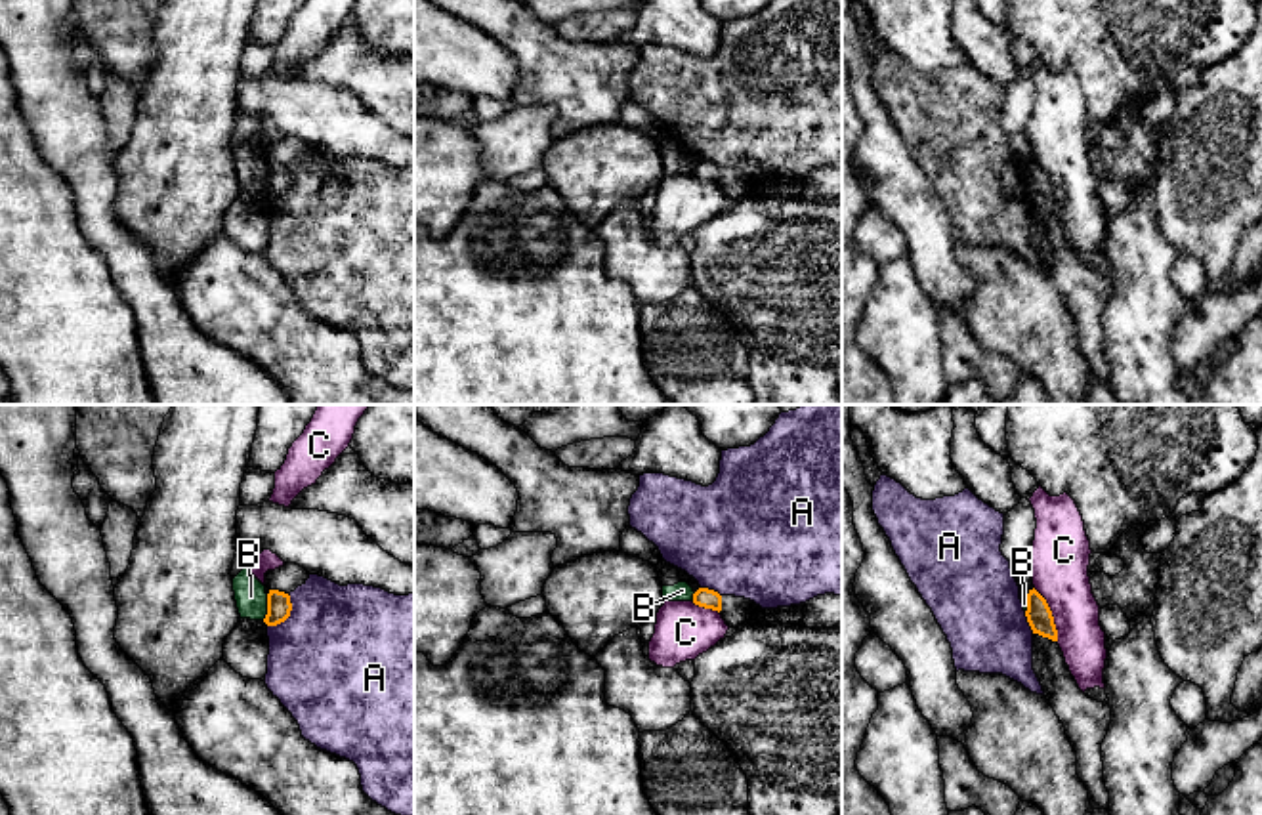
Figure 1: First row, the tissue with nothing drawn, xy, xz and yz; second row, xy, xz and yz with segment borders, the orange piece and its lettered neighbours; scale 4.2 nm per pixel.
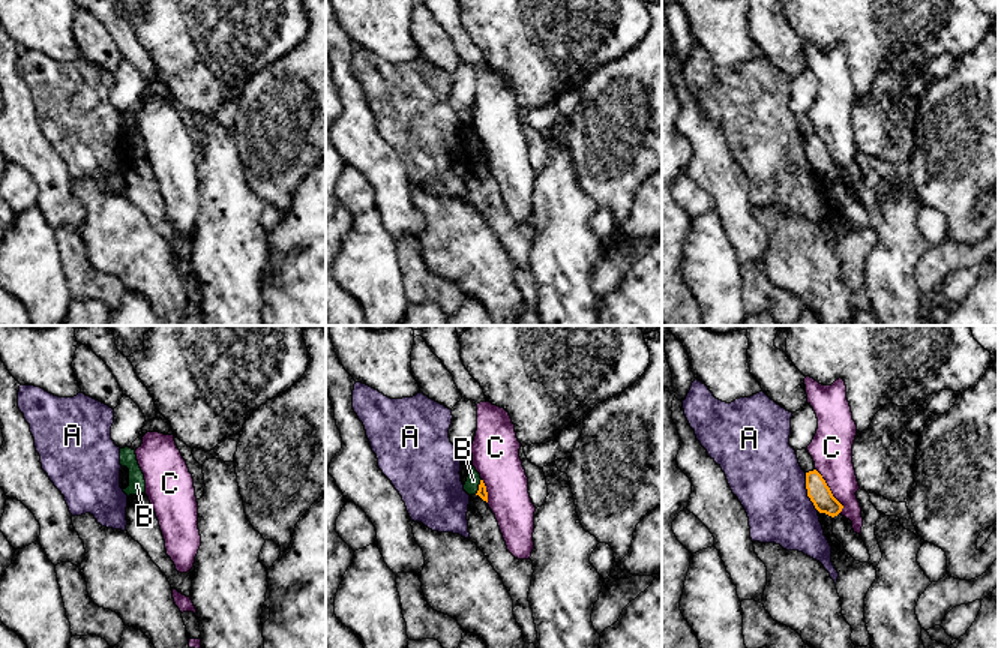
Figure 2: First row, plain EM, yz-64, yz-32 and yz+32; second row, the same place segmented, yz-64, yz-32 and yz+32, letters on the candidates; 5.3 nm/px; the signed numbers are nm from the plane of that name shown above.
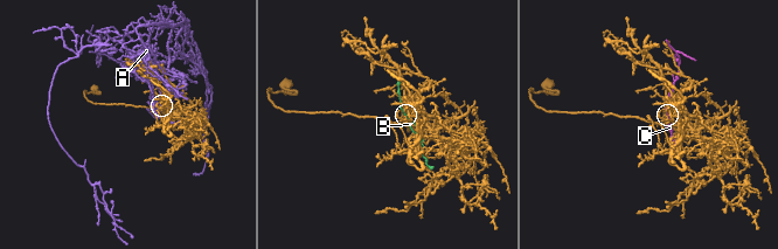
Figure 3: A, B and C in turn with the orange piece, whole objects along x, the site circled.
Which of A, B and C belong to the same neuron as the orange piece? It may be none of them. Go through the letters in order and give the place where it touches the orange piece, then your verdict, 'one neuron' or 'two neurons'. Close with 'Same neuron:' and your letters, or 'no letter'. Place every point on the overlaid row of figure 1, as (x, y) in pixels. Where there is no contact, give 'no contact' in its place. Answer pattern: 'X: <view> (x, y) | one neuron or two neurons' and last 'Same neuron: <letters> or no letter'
A: xy (289, 615) | two neurons
B: xy (268, 607) | two neurons
C: yz (1051, 615) | two neurons
Same neuron: no letter

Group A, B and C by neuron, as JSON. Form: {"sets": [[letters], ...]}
{"sets": [["A"], ["B"], ["C"]]}

